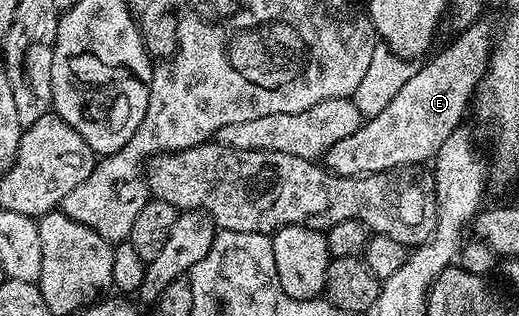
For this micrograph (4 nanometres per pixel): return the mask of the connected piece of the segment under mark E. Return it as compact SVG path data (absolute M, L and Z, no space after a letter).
M476 20L471 27L460 29L442 52L434 51L379 114L368 117L355 134L339 138L326 150L324 167L340 176L366 176L432 161L448 135L464 123L469 102L489 71L495 36L487 20Z

